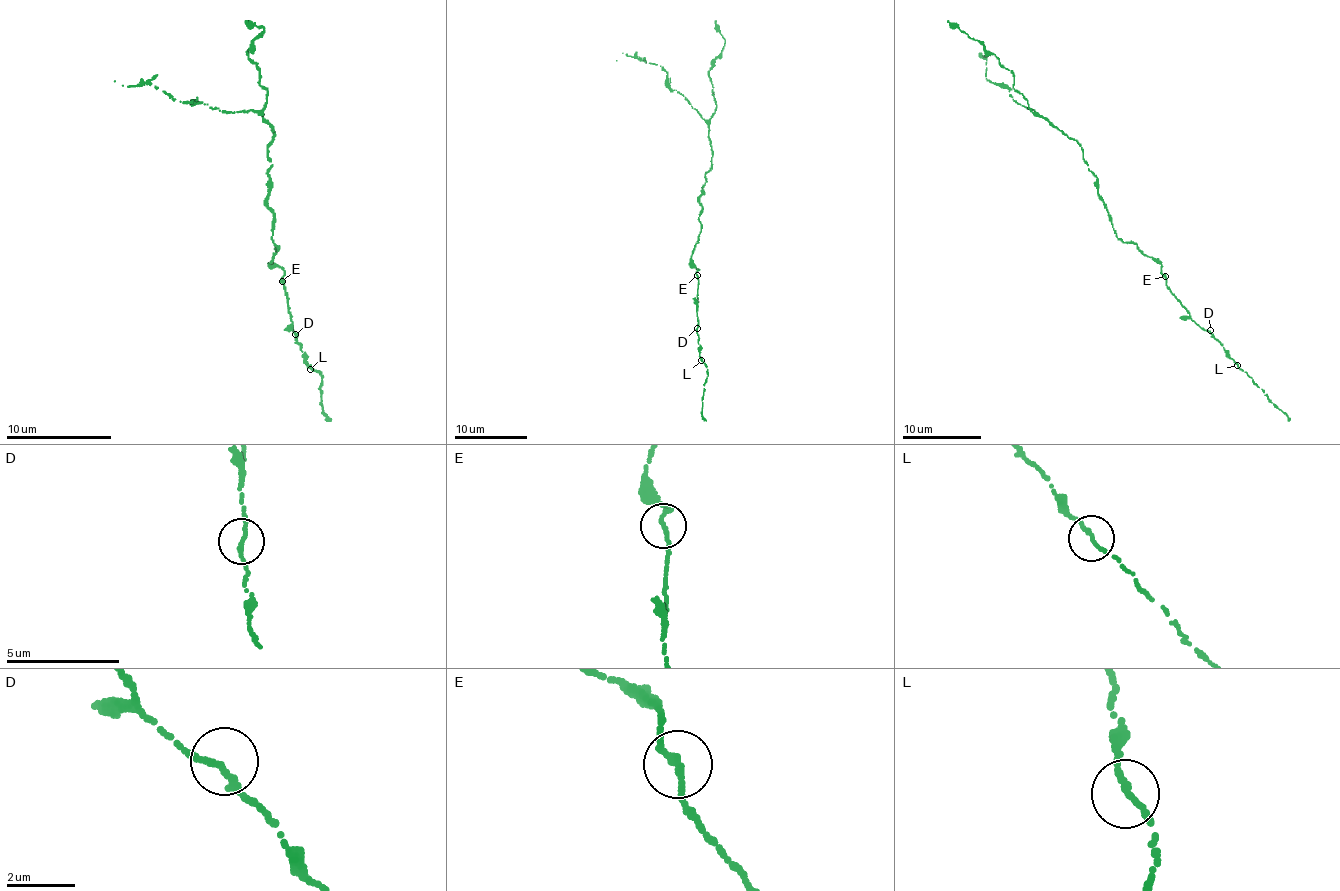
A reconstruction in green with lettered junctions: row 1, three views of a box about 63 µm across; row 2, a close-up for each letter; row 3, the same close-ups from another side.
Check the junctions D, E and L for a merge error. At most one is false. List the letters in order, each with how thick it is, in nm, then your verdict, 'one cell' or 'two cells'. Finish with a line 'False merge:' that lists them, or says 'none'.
D: 200 nm thick; one cell
E: 190 nm thick; one cell
L: 190 nm thick; one cell
False merge: none

